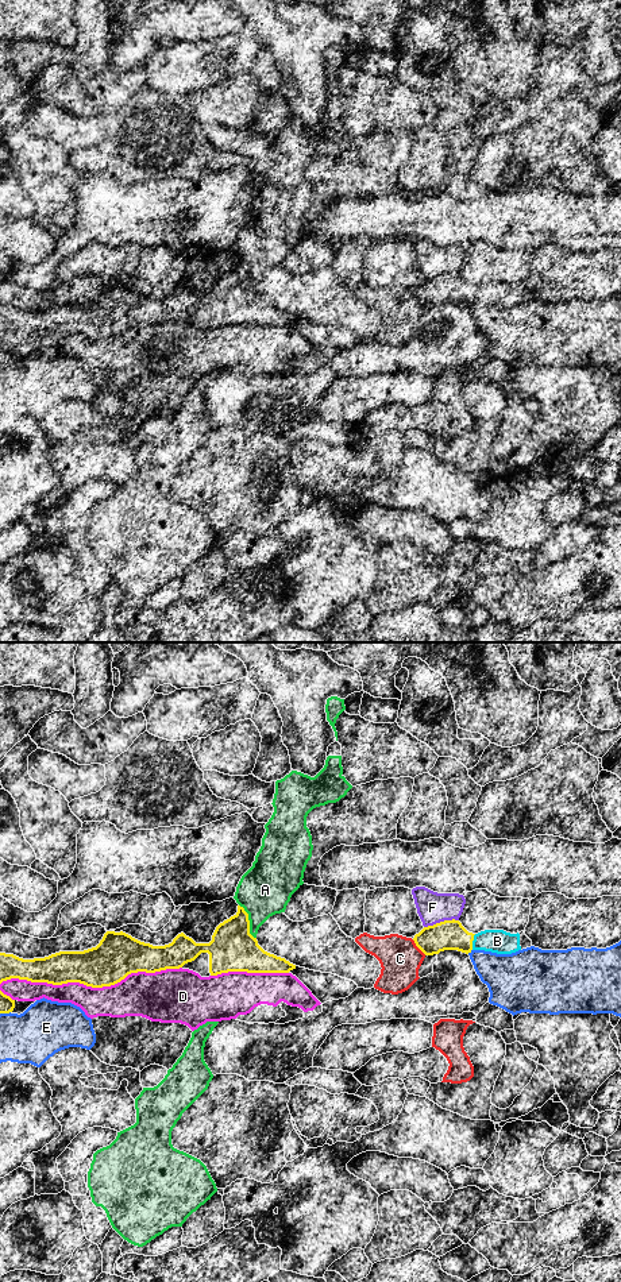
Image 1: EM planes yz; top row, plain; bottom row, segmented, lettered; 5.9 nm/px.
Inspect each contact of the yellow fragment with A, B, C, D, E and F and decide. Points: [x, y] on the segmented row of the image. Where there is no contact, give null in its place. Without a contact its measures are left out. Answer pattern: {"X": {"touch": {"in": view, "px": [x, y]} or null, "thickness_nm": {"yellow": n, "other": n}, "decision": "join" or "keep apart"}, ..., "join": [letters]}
{"A": {"touch": {"in": "yz", "px": [249, 922]}, "thickness_nm": {"yellow": 280, "other": 320}, "decision": "keep apart"}, "B": {"touch": {"in": "yz", "px": [471, 942]}, "thickness_nm": {"yellow": 180, "other": 140}, "decision": "join"}, "C": {"touch": {"in": "yz", "px": [419, 948]}, "thickness_nm": {"yellow": 180, "other": 240}, "decision": "keep apart"}, "D": {"touch": {"in": "yz", "px": [91, 985]}, "thickness_nm": {"yellow": 260, "other": 220}, "decision": "keep apart"}, "E": {"touch": {"in": "yz", "px": [469, 952]}, "thickness_nm": {"yellow": 180, "other": 240}, "decision": "keep apart"}, "F": {"touch": {"in": "yz", "px": [440, 922]}, "thickness_nm": {"yellow": 180, "other": 190}, "decision": "keep apart"}, "join": ["B"]}

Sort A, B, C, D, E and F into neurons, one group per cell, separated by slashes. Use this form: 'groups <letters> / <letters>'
groups A / B / C / D / E / F

